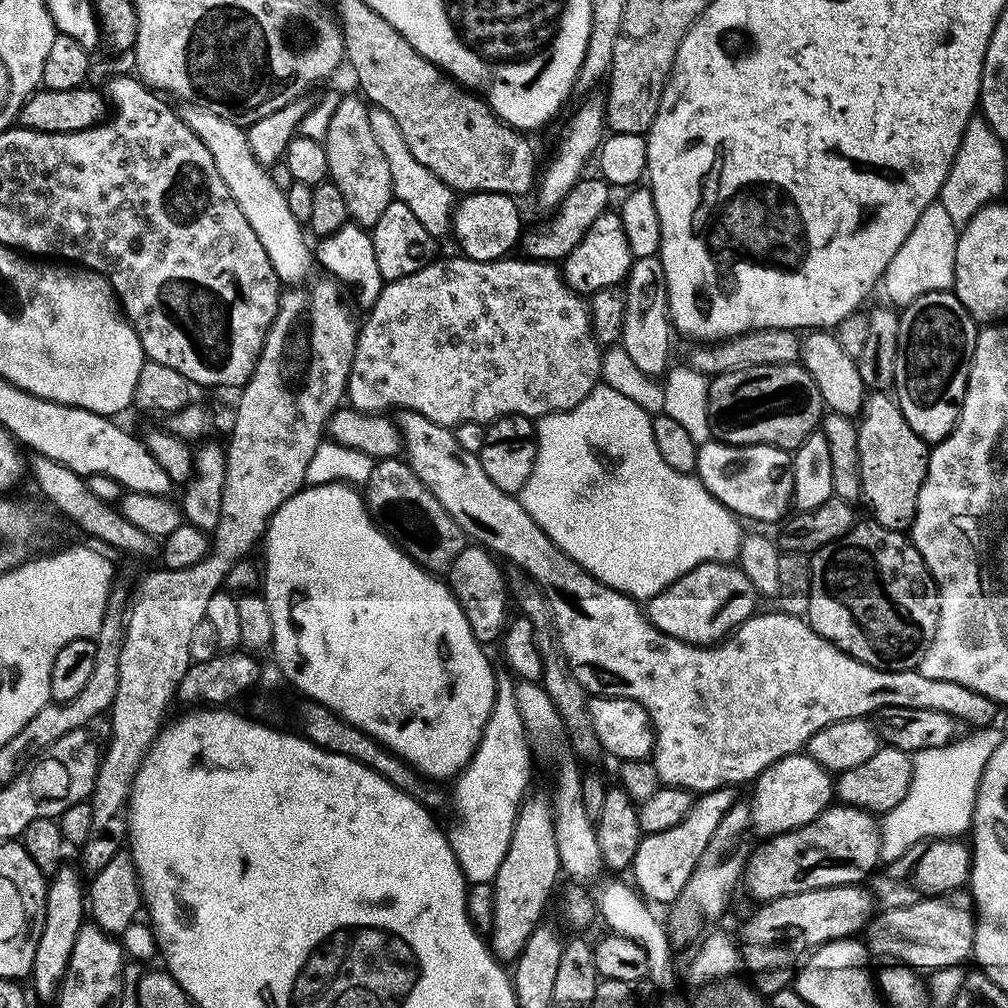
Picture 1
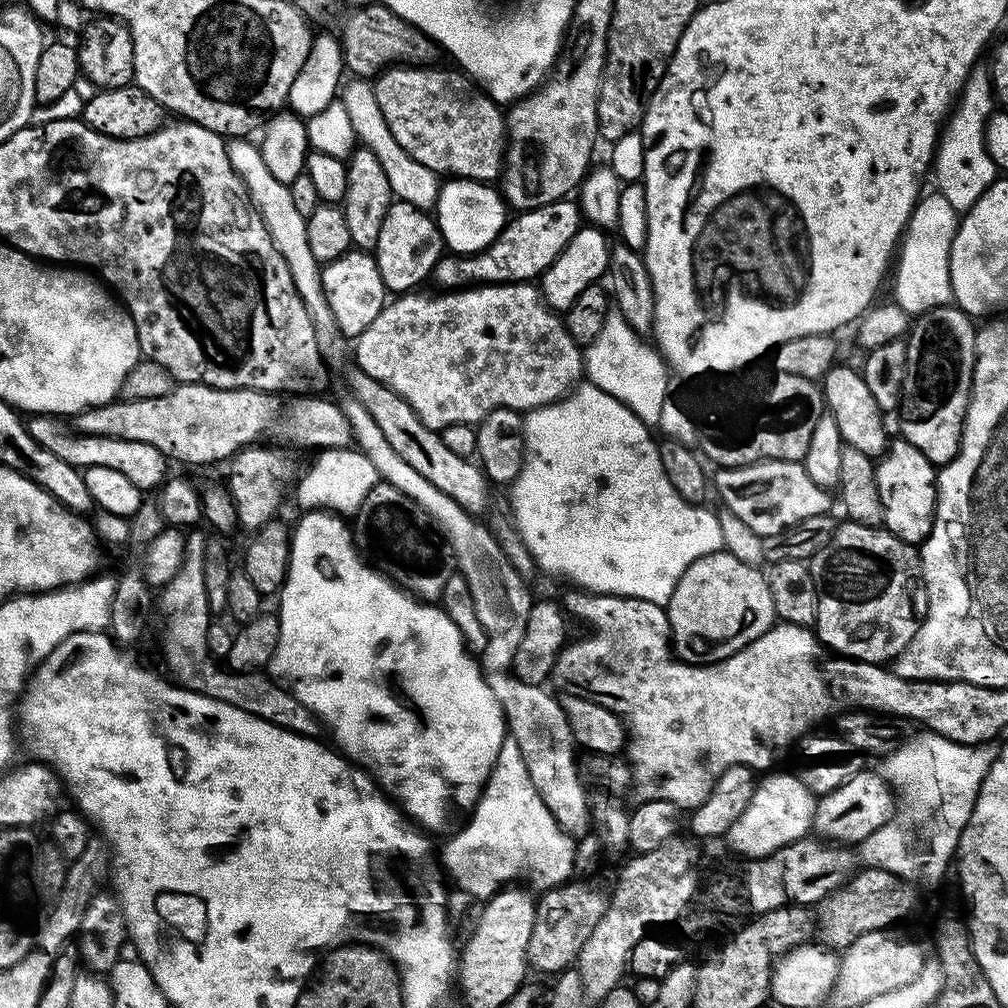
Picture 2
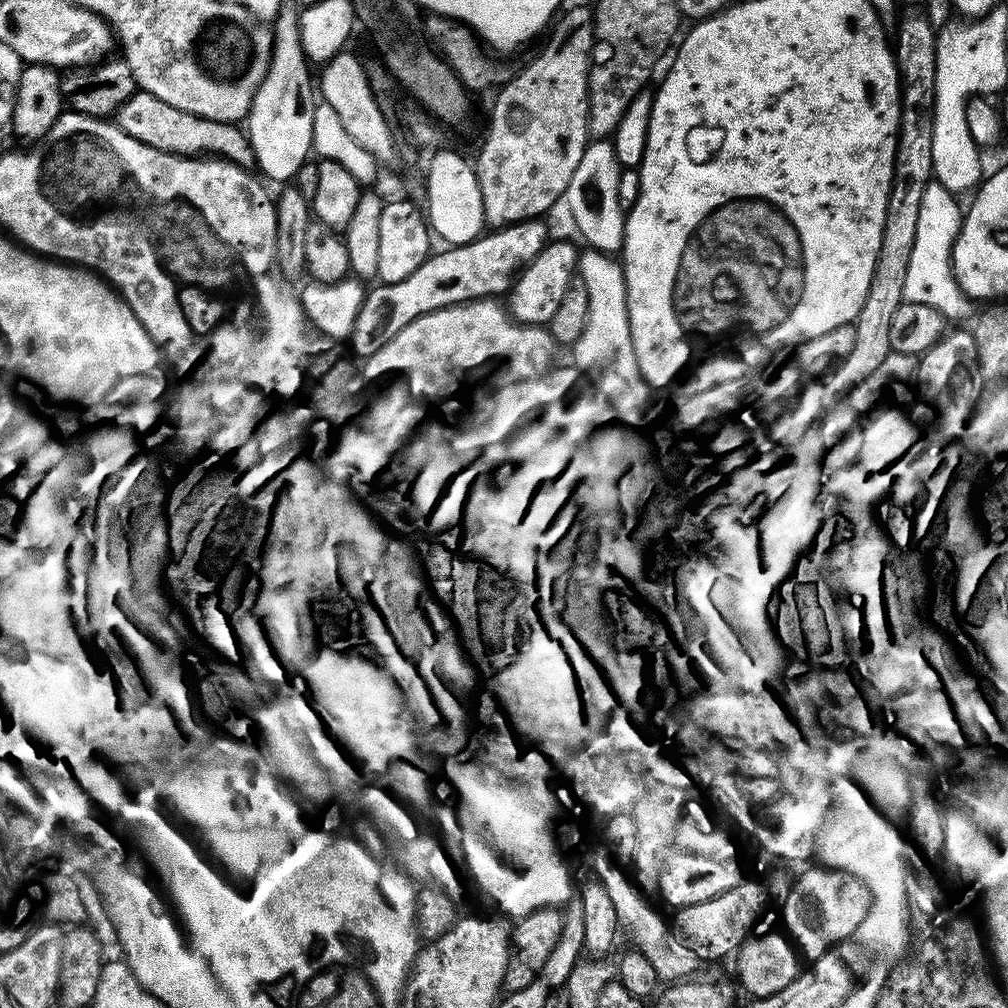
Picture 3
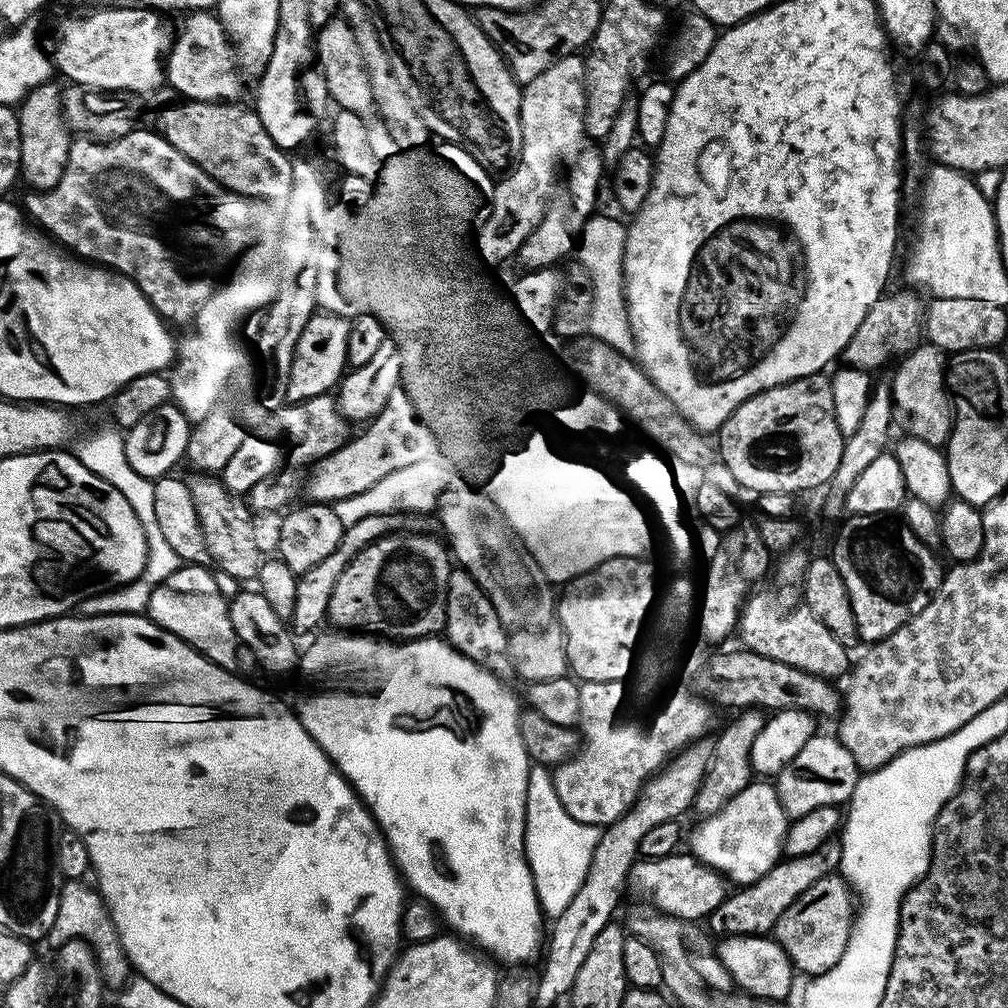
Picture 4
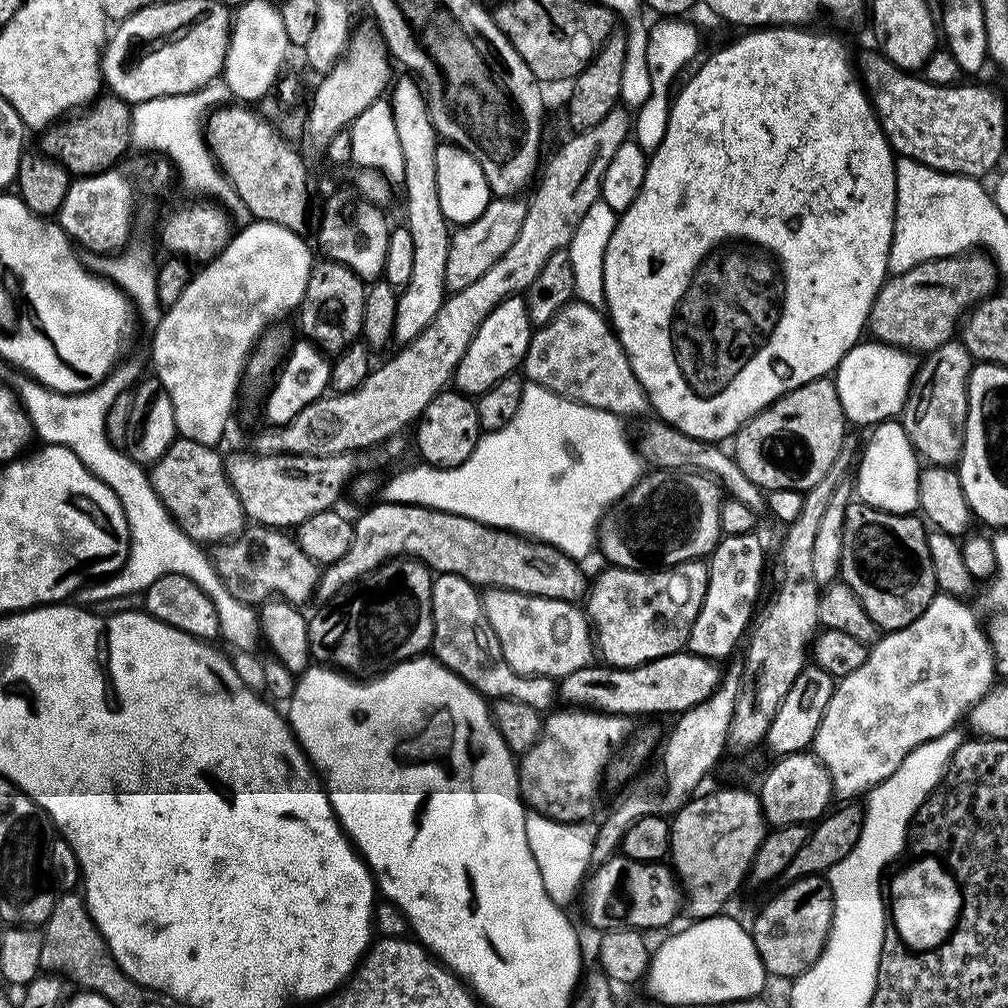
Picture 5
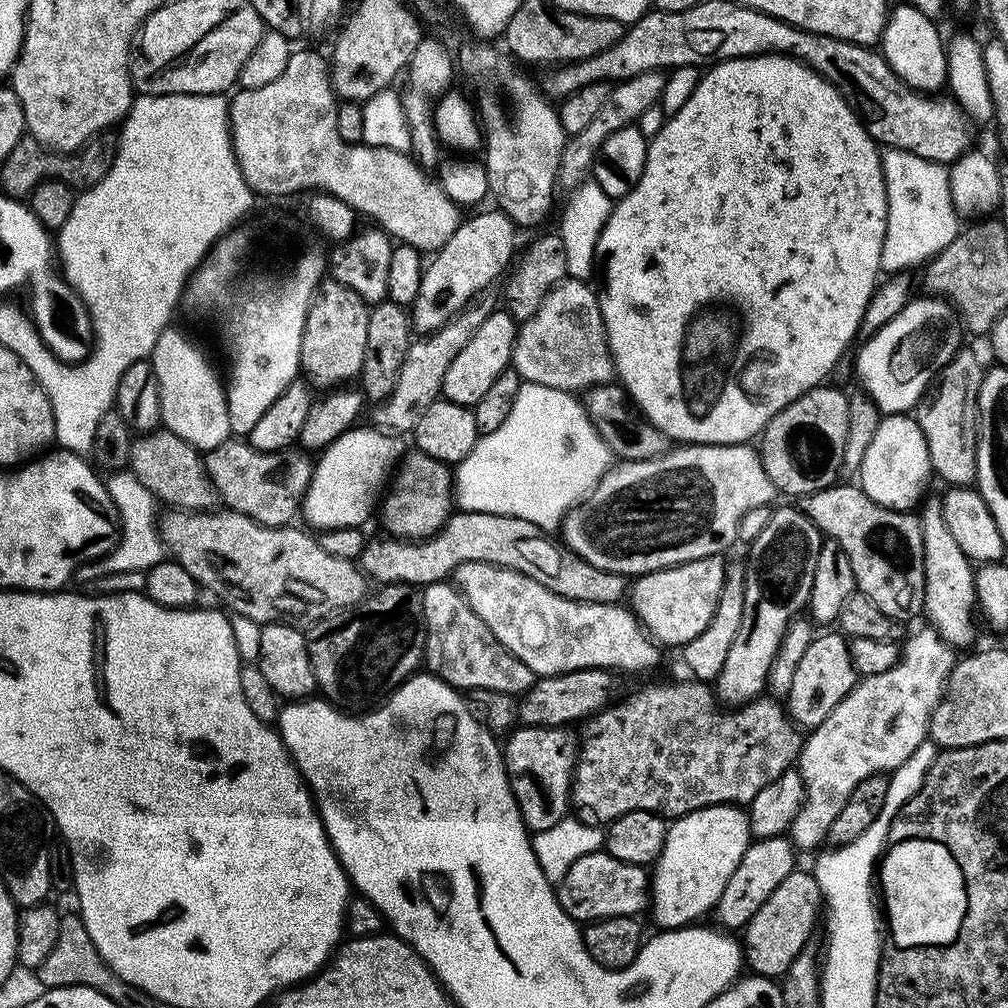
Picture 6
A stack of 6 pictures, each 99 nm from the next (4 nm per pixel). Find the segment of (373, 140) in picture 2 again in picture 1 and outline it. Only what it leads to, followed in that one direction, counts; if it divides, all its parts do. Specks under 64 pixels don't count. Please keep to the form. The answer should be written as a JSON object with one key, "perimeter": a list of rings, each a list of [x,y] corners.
{"perimeter":[[[375,106],[369,107],[370,130],[374,130],[374,138],[386,154],[386,163],[390,165],[390,182],[392,183],[392,195],[400,200],[426,226],[429,234],[437,238],[443,238],[452,232],[452,213],[454,211],[454,193],[440,179],[438,179],[414,154],[410,154],[410,146],[406,146],[406,138],[402,138],[402,130],[398,130],[394,118],[386,114],[386,110]]]}

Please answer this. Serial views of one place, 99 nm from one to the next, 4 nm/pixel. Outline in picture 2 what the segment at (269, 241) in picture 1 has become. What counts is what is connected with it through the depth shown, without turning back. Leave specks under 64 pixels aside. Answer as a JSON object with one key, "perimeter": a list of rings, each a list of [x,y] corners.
{"perimeter":[[[232,138],[227,141],[226,147],[230,166],[242,178],[242,182],[248,188],[248,195],[252,198],[252,203],[256,205],[260,212],[260,217],[264,219],[264,224],[268,228],[268,233],[272,239],[272,245],[282,254],[290,274],[294,278],[294,286],[304,302],[304,307],[312,315],[312,320],[320,320],[320,324],[328,324],[332,328],[335,324],[334,314],[326,302],[326,294],[322,290],[320,281],[321,264],[310,254],[310,241],[306,239],[306,226],[308,221],[305,213],[300,213],[300,208],[296,205],[296,200],[292,197],[293,189],[287,184],[278,182],[274,174],[270,174],[270,169],[266,167],[266,162],[262,158],[259,147],[255,143],[251,144],[248,138]]]}

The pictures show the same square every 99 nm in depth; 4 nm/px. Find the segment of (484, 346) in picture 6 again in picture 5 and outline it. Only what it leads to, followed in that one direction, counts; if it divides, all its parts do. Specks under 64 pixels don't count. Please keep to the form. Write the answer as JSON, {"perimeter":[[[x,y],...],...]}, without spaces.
{"perimeter":[[[518,294],[503,300],[486,316],[486,321],[479,326],[467,347],[462,362],[456,367],[454,384],[457,391],[479,396],[494,386],[495,382],[517,371],[523,365],[533,333],[527,301]]]}

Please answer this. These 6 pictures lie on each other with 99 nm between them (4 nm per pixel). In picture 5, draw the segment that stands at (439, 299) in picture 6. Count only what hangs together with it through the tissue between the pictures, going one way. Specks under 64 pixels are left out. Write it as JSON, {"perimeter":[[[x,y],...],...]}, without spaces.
{"perimeter":[[[492,198],[485,212],[476,221],[457,227],[451,233],[445,270],[446,288],[449,293],[478,282],[478,278],[482,278],[482,274],[486,274],[486,270],[490,270],[494,262],[501,260],[506,250],[510,250],[510,246],[514,246],[514,240],[522,230],[528,210],[528,204],[522,200]]]}

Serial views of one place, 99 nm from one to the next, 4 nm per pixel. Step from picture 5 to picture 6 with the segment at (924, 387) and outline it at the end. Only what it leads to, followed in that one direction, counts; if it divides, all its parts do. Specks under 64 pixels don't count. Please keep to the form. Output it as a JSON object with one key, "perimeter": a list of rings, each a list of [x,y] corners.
{"perimeter":[[[968,346],[961,347],[960,351],[953,356],[952,361],[940,371],[931,391],[921,398],[914,409],[915,420],[922,430],[922,437],[929,450],[931,471],[936,476],[940,475],[945,480],[945,485],[968,486],[976,479],[976,430],[980,426],[978,394],[982,390],[985,371],[985,365],[982,366],[976,361],[975,354],[968,349]]]}

